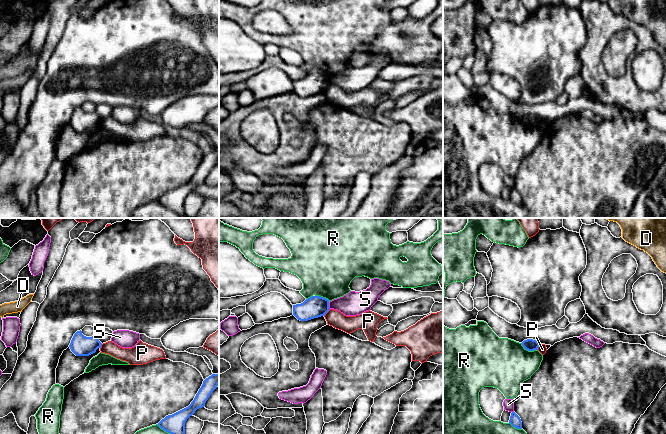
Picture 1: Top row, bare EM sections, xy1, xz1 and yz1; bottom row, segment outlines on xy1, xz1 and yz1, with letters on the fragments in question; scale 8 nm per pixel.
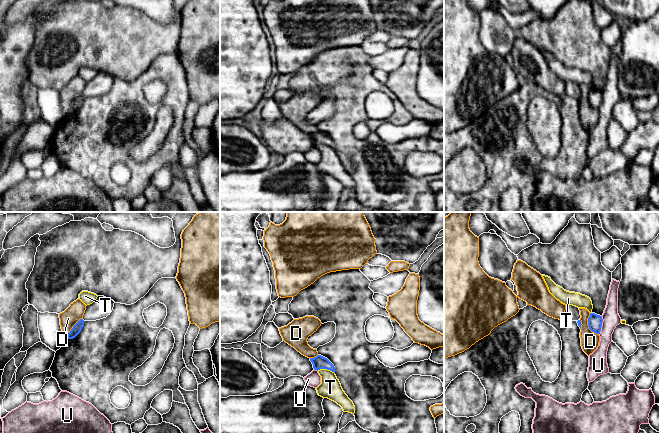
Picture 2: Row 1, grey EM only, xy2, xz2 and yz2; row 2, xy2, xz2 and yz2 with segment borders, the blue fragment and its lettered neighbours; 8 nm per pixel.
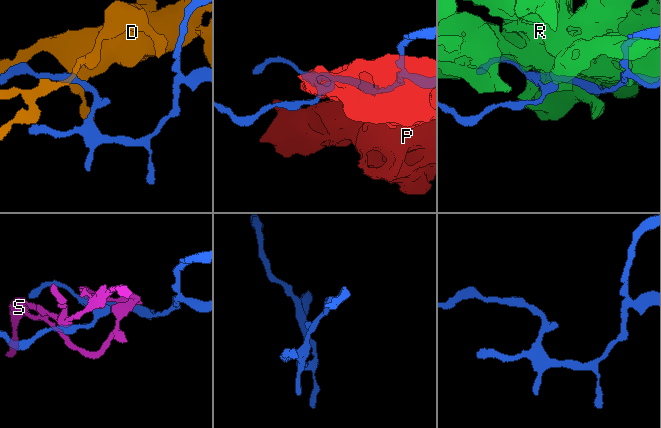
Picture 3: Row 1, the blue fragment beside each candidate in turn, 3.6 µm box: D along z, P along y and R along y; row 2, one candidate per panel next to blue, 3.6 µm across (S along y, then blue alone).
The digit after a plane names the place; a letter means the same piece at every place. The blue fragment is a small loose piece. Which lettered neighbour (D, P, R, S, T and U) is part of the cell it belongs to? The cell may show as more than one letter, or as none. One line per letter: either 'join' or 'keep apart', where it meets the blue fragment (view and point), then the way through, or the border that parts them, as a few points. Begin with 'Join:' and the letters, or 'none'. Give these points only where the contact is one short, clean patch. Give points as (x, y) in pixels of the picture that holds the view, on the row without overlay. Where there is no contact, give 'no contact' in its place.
Join: none
D: keep apart; meets blue in yz2 at (588, 101); border along yz2 (589, 89), (588, 103), (598, 110)
P: keep apart; meets blue in xz1 at (327, 87); border along xz1 (329, 84), (324, 92)
R: keep apart; meets blue in yz1 at (529, 126)
S: keep apart; meets blue in xz1 at (328, 81)
T: keep apart; meets blue in xz2 at (326, 144); border along xz2 (317, 146), (329, 145), (334, 149)
U: keep apart; meets blue in yz2 at (601, 101)

